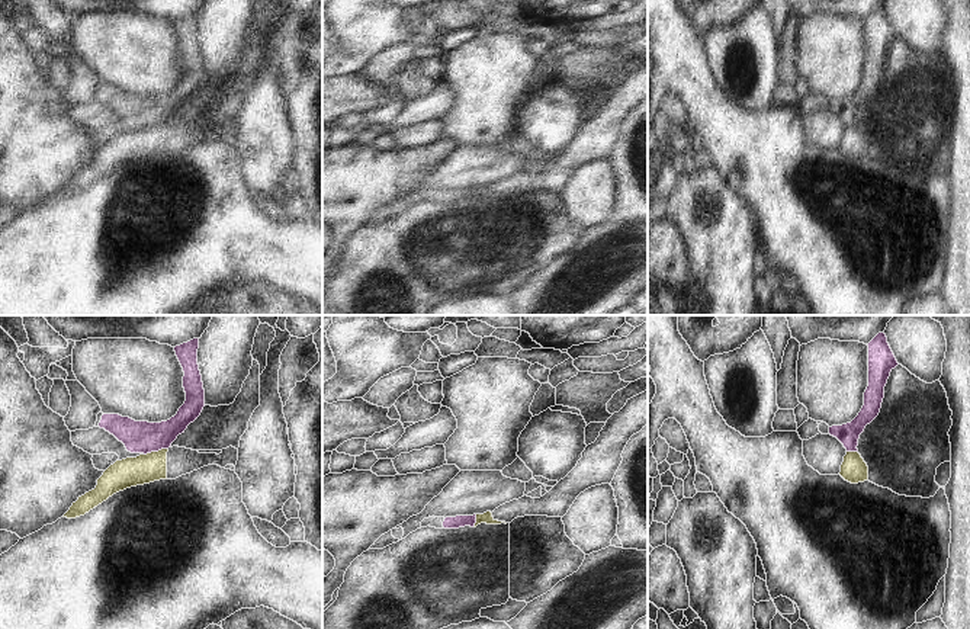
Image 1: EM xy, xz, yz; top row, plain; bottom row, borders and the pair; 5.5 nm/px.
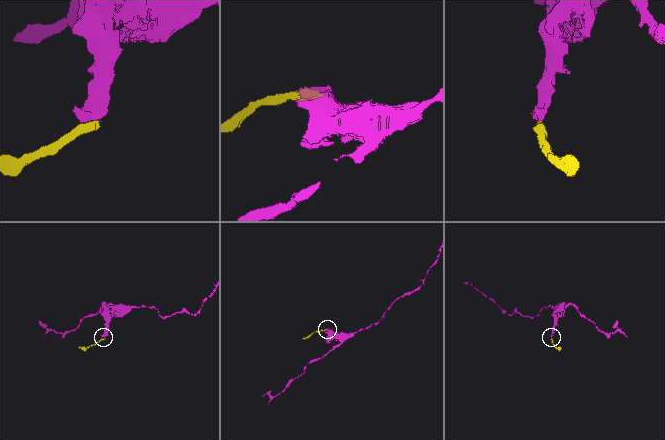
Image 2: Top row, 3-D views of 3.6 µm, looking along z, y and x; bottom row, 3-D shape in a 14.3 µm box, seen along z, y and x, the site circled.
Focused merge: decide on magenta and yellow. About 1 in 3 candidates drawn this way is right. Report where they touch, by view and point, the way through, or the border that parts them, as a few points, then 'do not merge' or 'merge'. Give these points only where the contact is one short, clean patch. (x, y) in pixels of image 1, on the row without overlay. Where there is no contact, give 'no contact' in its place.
meets magenta in xy at (156, 125); border along xy (167, 122), (144, 130); do not merge

